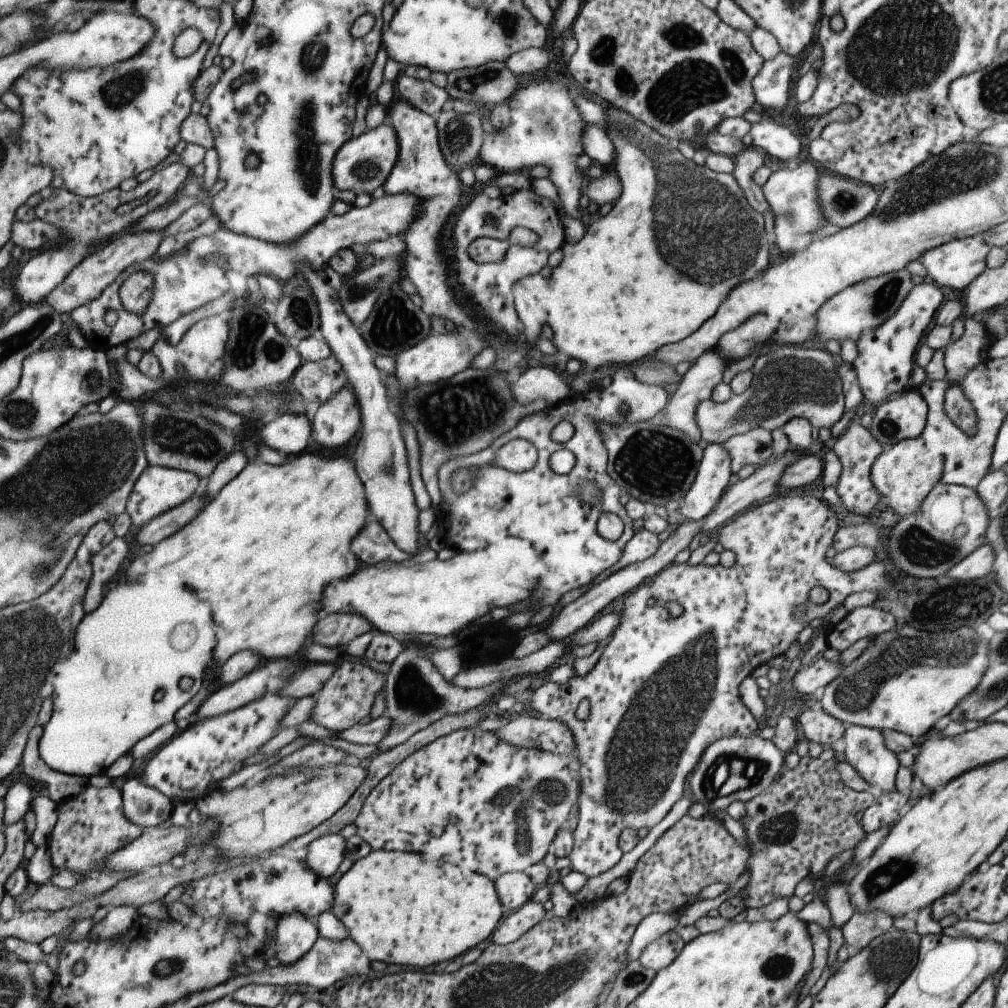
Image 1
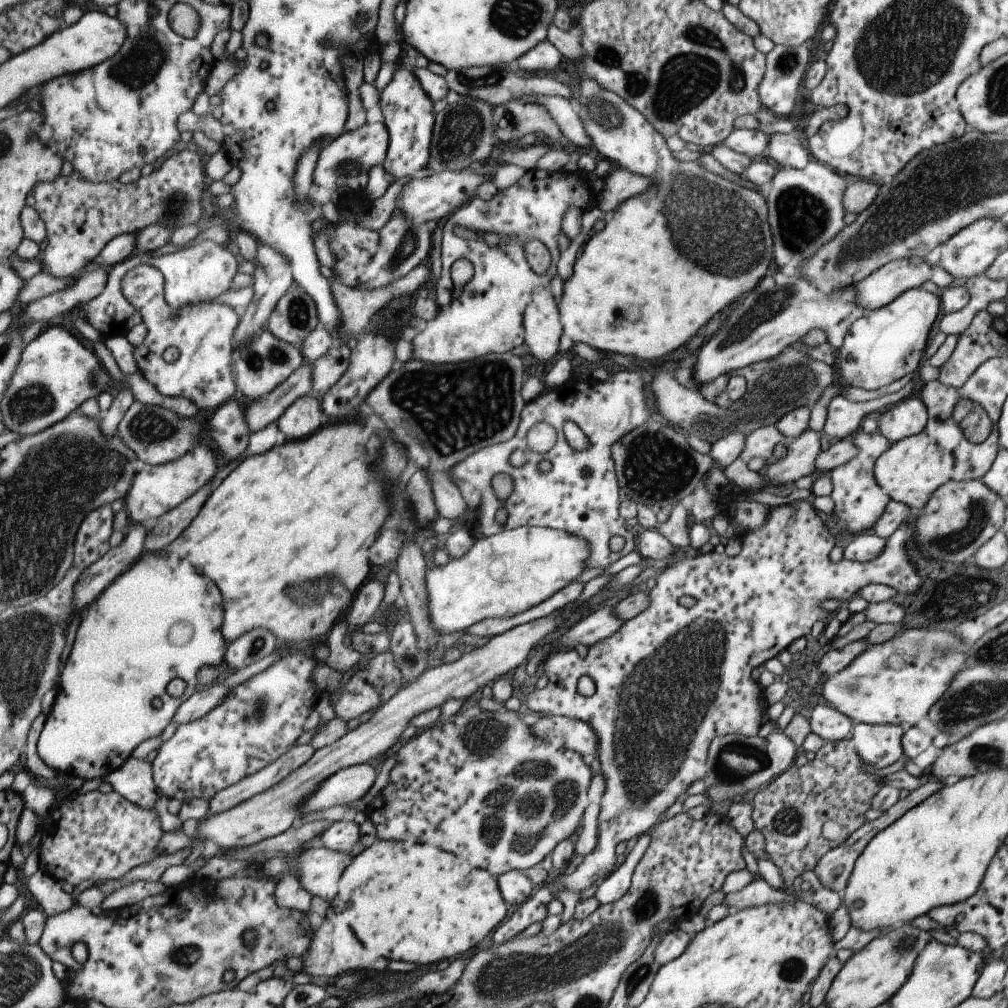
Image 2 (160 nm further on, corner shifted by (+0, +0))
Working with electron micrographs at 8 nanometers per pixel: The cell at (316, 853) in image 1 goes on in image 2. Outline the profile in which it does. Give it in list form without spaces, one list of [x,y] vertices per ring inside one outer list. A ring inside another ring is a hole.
[[[350,817],[333,823],[318,839],[322,847],[335,850],[335,852],[350,853],[353,846],[359,843],[361,828],[357,822],[351,821]]]

